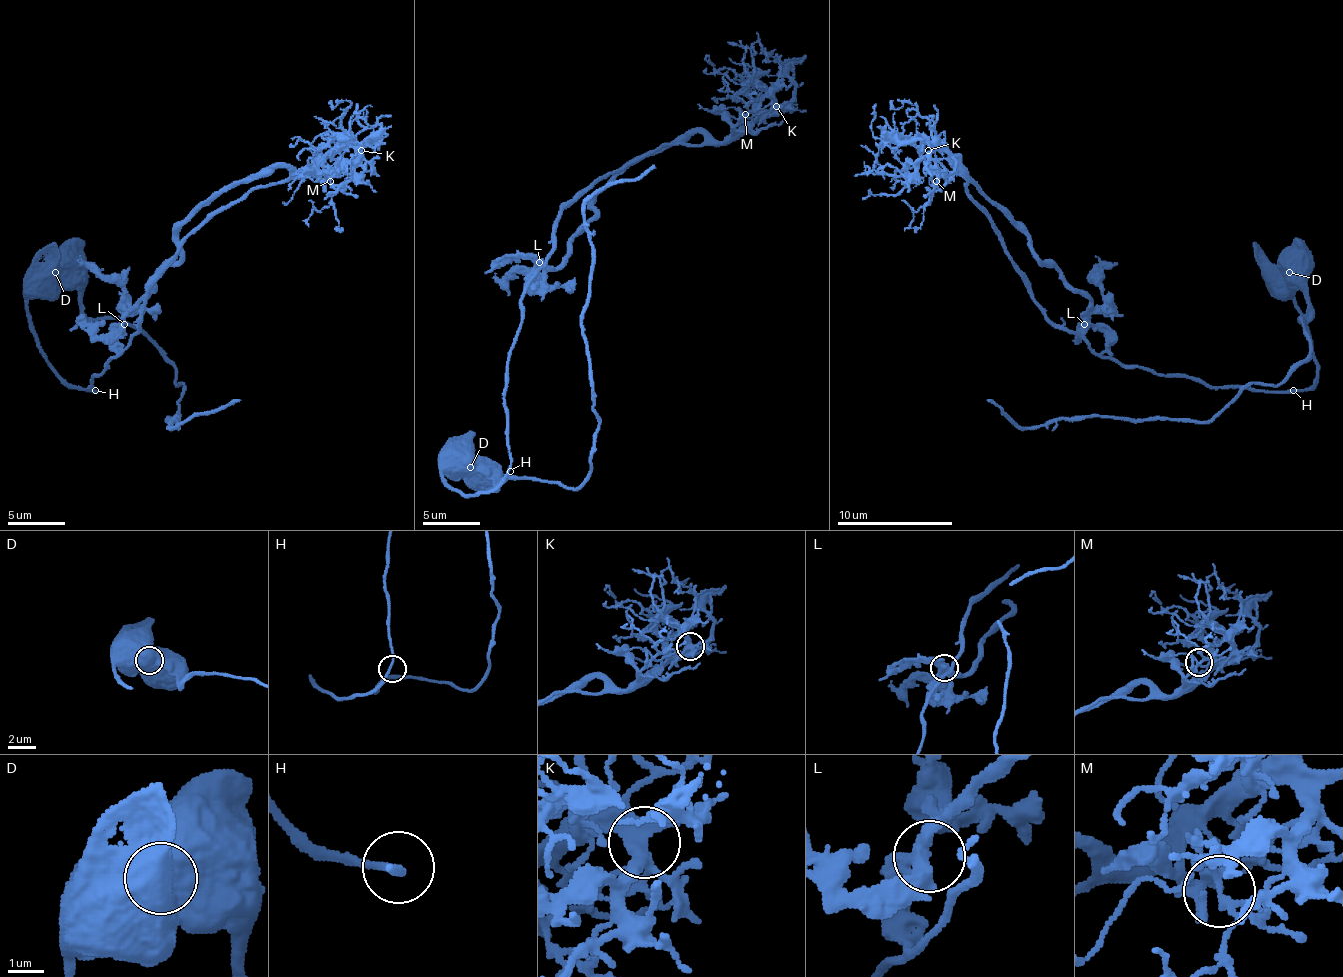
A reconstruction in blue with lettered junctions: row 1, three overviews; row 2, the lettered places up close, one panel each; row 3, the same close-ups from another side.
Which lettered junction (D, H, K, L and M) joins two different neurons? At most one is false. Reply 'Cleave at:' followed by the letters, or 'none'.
Cleave at: D

